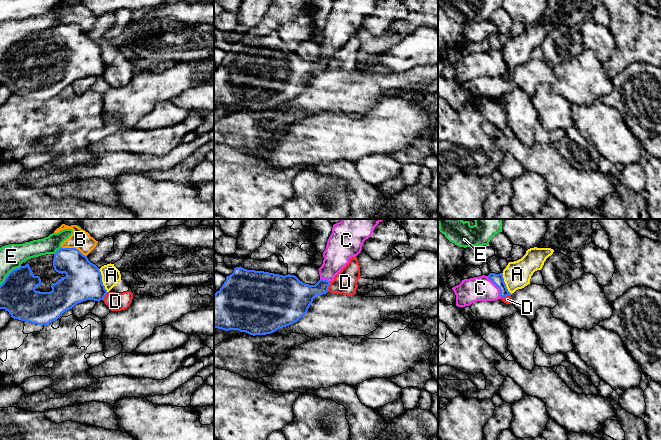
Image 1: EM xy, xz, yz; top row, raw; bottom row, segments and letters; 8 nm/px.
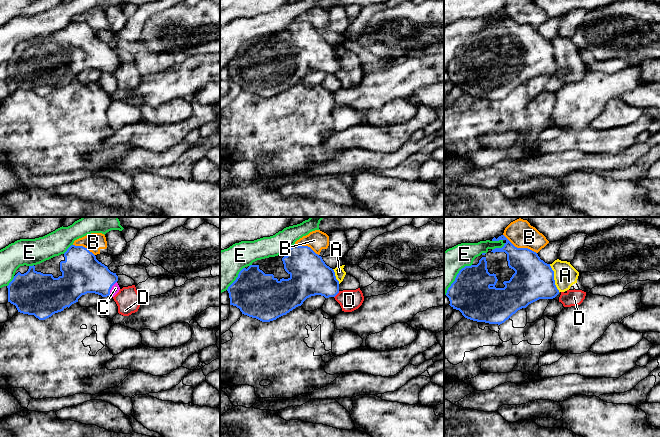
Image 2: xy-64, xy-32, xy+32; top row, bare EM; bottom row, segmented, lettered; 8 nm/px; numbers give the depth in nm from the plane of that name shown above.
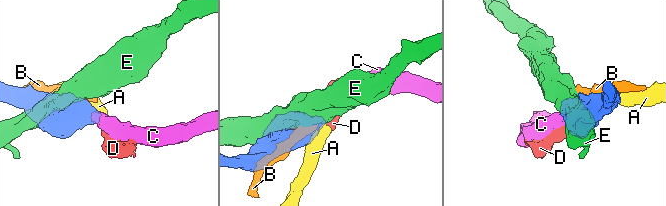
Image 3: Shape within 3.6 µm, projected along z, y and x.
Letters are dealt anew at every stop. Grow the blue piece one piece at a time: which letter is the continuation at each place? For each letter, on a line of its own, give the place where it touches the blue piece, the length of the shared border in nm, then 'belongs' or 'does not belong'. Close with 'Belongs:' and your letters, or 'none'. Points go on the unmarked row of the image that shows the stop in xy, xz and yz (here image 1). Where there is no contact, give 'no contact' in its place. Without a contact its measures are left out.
A: xy (101, 57) | 200 nm | does not belong
B: xy (74, 24) | 220 nm | does not belong
C: yz (497, 62) | 200 nm | belongs
D: xz (328, 63) | 80 nm | does not belong
E: xy (8, 50) | 240 nm | does not belong
Belongs: C

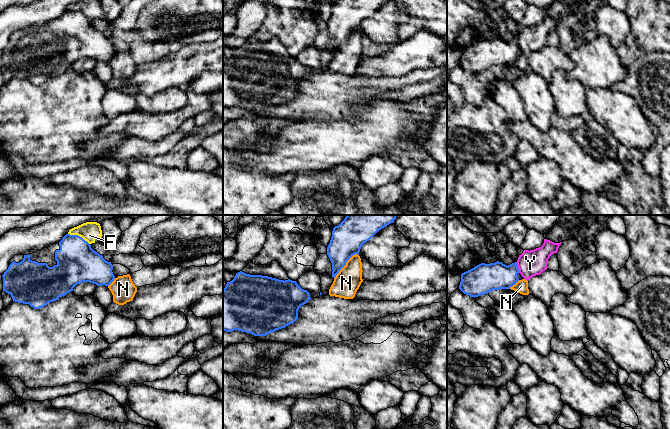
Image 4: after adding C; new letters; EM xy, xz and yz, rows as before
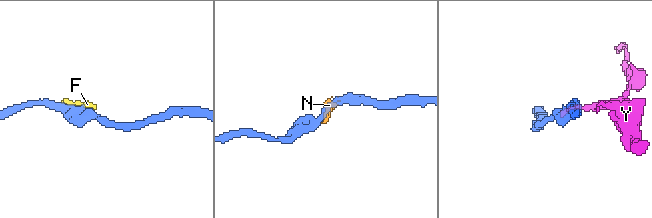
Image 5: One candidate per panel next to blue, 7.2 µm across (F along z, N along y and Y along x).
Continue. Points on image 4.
F: xy (79, 12) | 200 nm | does not belong
N: xz (345, 40) | 280 nm | does not belong
Y: yz (517, 43) | 90 nm | does not belong
Belongs: none

